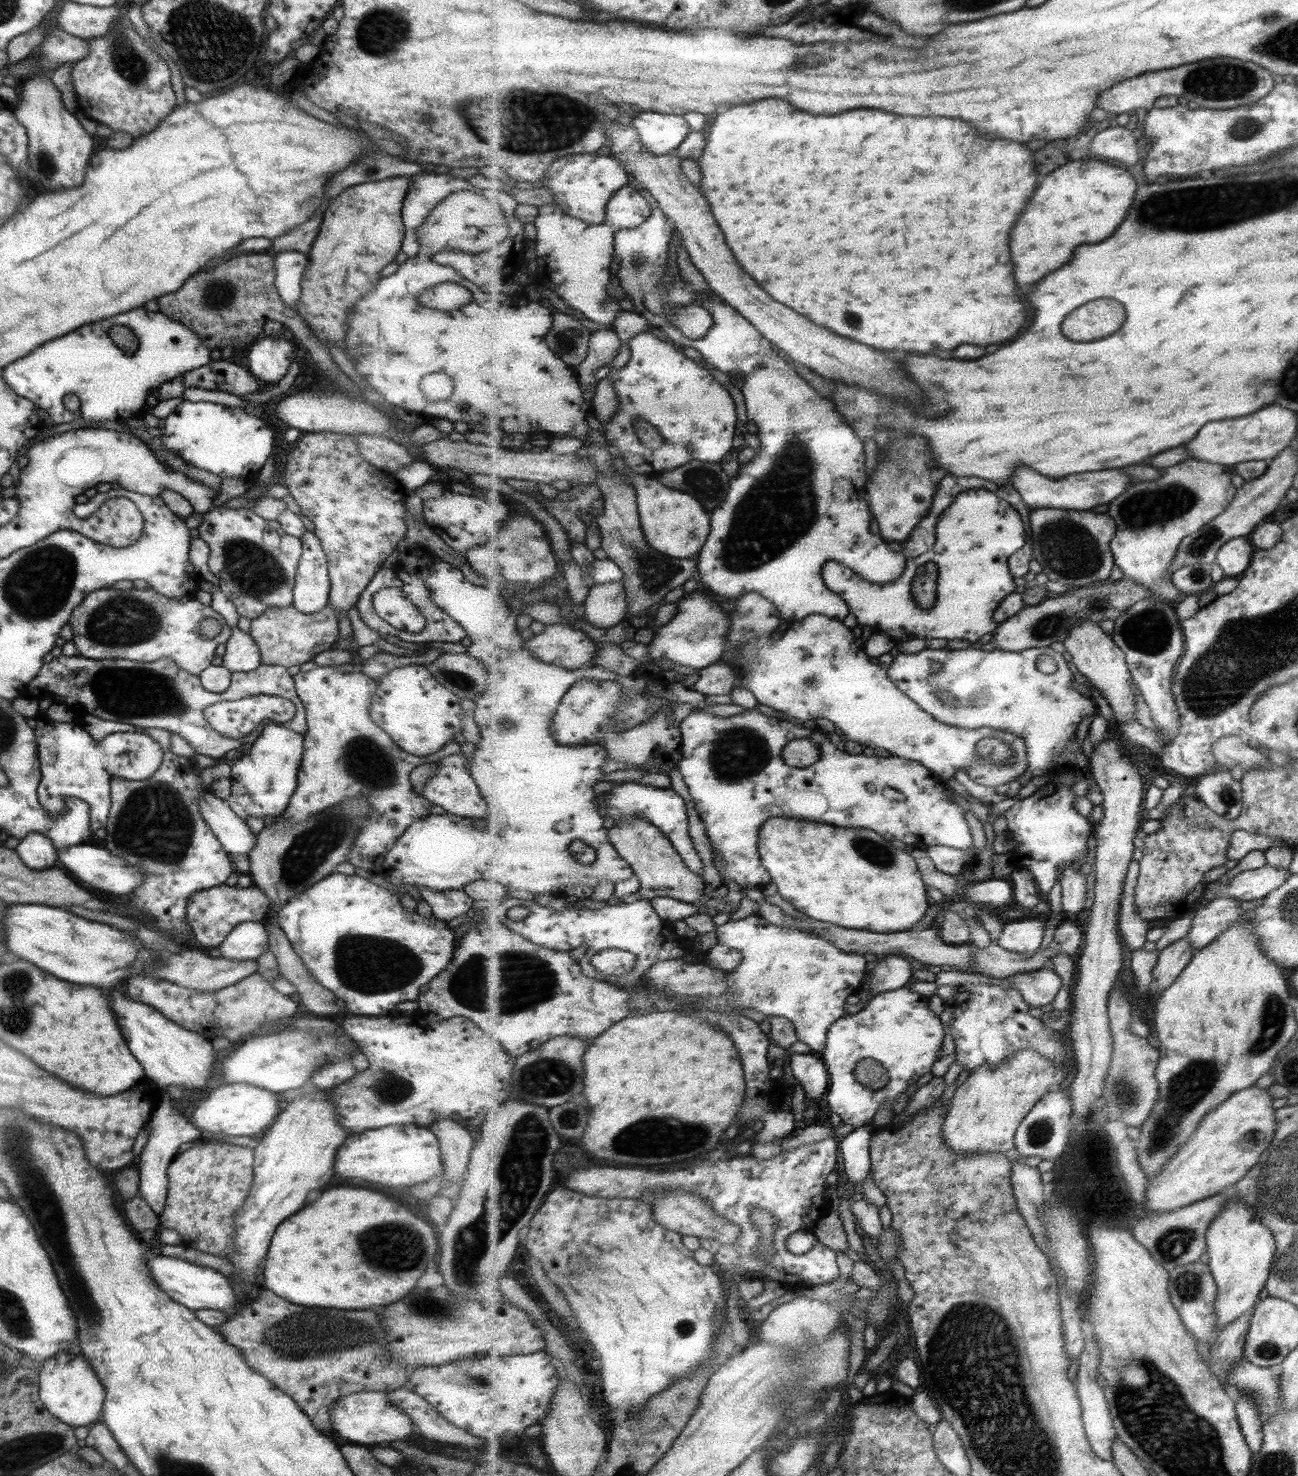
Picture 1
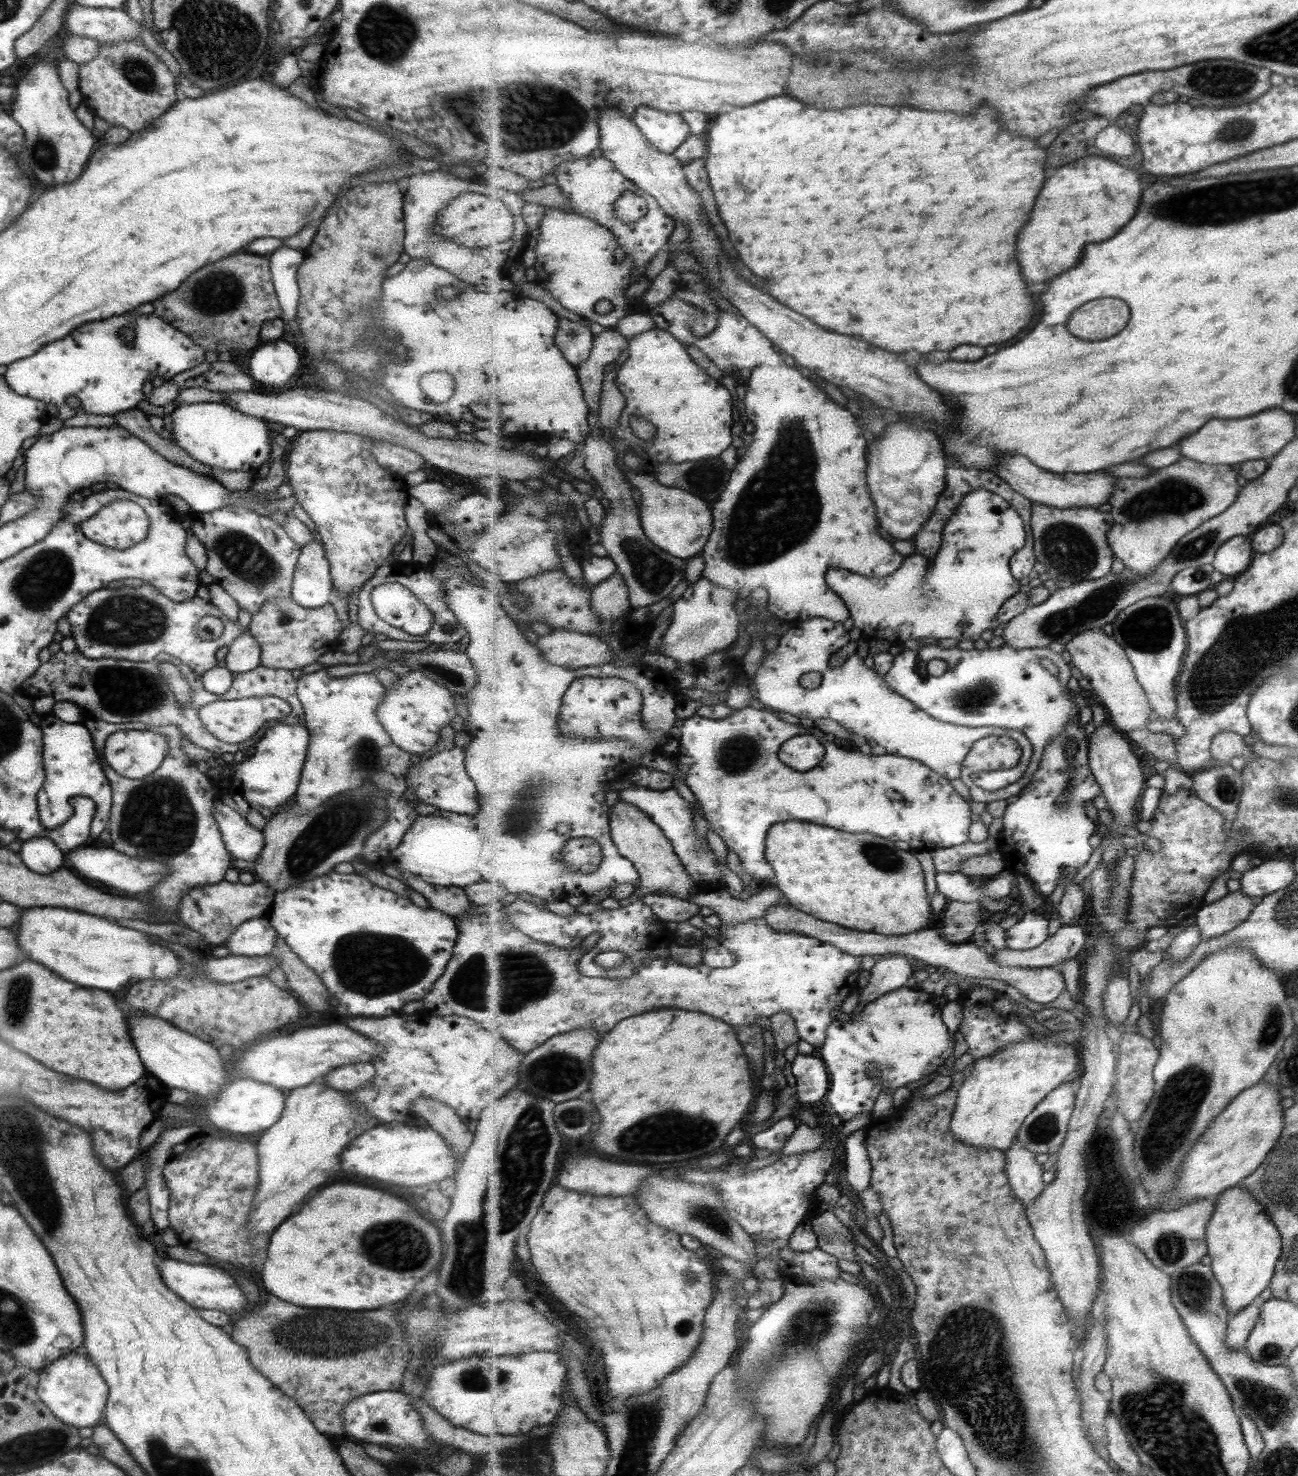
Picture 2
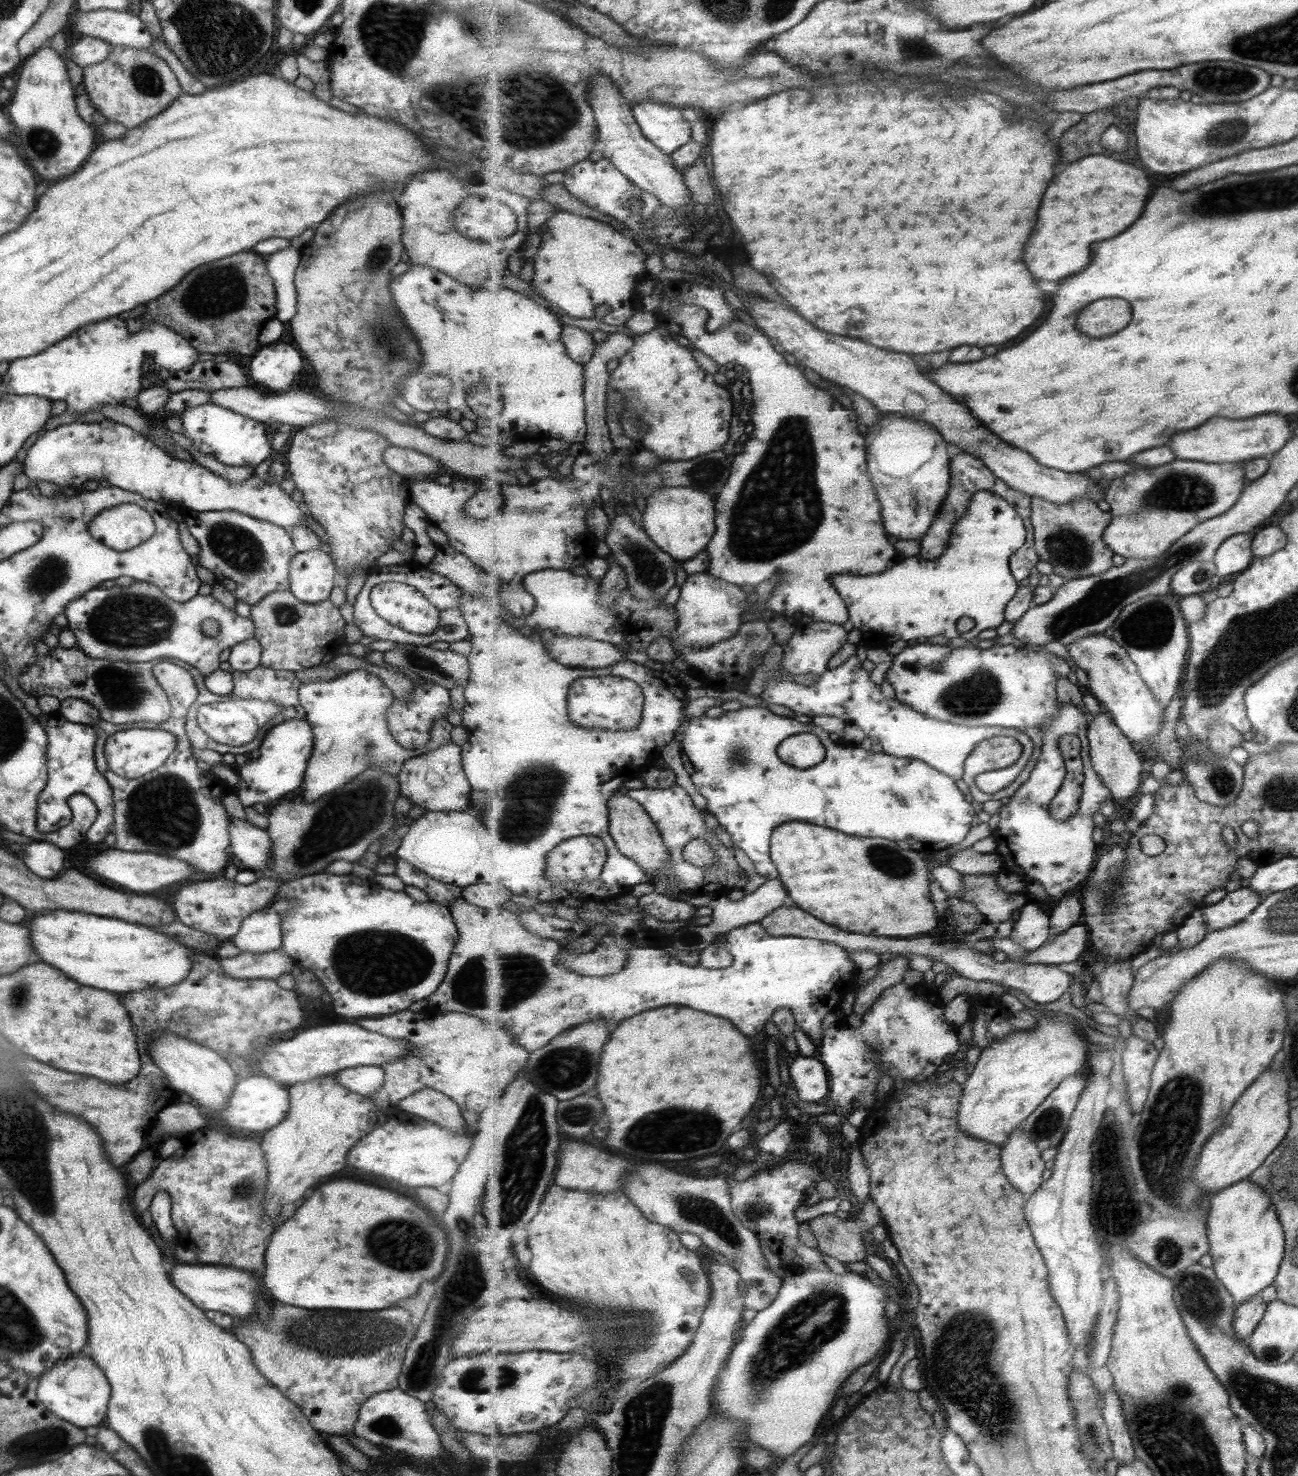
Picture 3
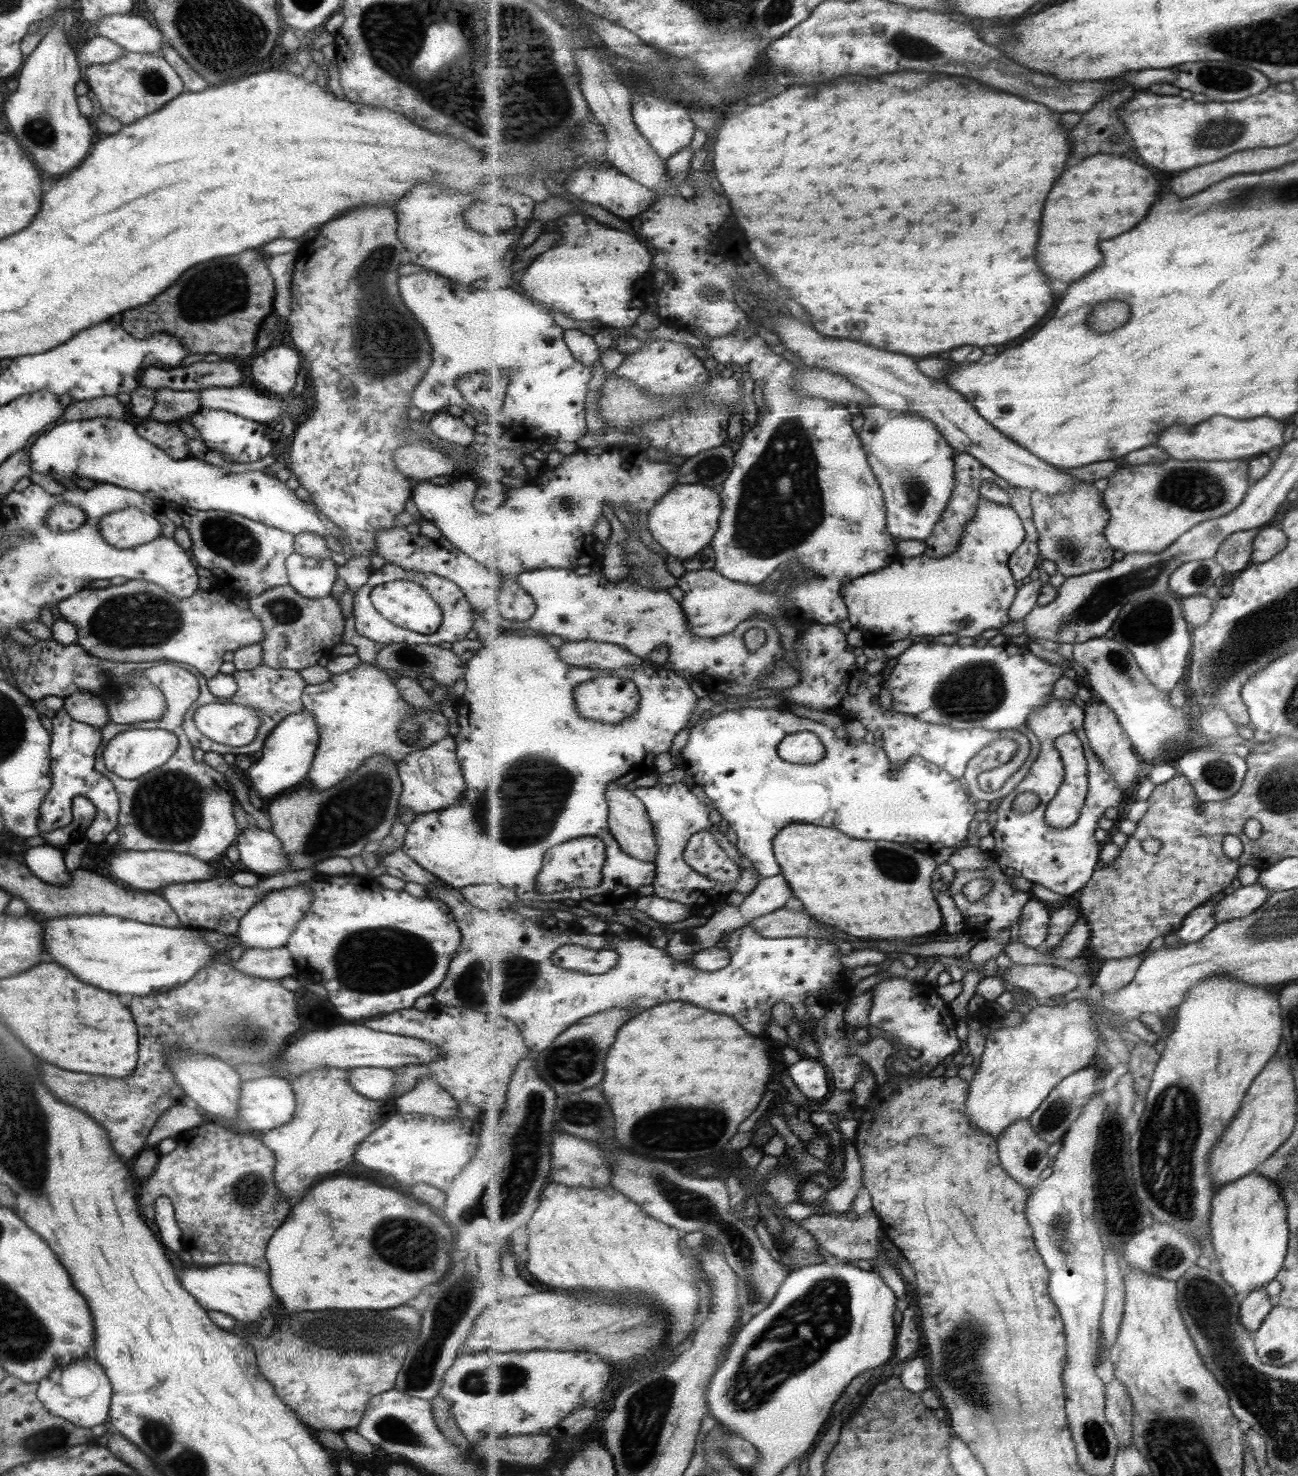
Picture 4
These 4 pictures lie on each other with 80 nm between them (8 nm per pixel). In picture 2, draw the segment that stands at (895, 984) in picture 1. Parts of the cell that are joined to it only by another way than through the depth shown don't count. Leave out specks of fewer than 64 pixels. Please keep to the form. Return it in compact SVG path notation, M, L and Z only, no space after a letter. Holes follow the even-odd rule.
M884 956L870 970L868 984L858 990L859 1000L869 1004L888 992L907 986L913 977L913 967L907 958Z

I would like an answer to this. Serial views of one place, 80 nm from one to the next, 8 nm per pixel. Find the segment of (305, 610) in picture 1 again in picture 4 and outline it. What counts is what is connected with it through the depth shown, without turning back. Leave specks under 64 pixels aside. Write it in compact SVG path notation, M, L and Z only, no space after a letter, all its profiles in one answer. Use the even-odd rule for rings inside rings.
M295 552L285 558L289 586L305 598L329 596L337 564L331 558L309 558Z

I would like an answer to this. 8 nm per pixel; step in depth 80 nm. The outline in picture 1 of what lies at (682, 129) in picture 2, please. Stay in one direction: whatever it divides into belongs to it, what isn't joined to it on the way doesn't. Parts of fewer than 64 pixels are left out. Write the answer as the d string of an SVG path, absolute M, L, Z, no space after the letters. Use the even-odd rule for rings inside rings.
M659 111L640 112L633 119L632 125L639 131L639 138L641 138L643 146L645 146L651 154L655 154L655 156L674 154L692 131L690 123L687 122L684 115L663 114Z

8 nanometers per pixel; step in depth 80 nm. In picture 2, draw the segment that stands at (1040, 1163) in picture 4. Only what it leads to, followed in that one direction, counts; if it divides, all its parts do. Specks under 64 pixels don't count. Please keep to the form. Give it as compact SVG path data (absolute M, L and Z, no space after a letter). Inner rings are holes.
M1018 1139L1005 1153L1011 1186L1015 1186L1015 1194L1019 1194L1023 1204L1030 1205L1047 1185L1043 1182L1043 1166L1035 1160L1035 1153Z

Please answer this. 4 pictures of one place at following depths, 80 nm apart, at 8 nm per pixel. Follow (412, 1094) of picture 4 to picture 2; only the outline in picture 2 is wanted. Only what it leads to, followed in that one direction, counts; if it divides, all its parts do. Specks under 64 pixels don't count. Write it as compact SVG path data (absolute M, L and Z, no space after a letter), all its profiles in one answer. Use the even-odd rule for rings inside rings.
M431 1098L415 1099L411 1102L411 1111L433 1132L439 1132L439 1136L454 1150L459 1162L463 1160L465 1149L473 1138L470 1124L457 1118L449 1106L443 1106Z

